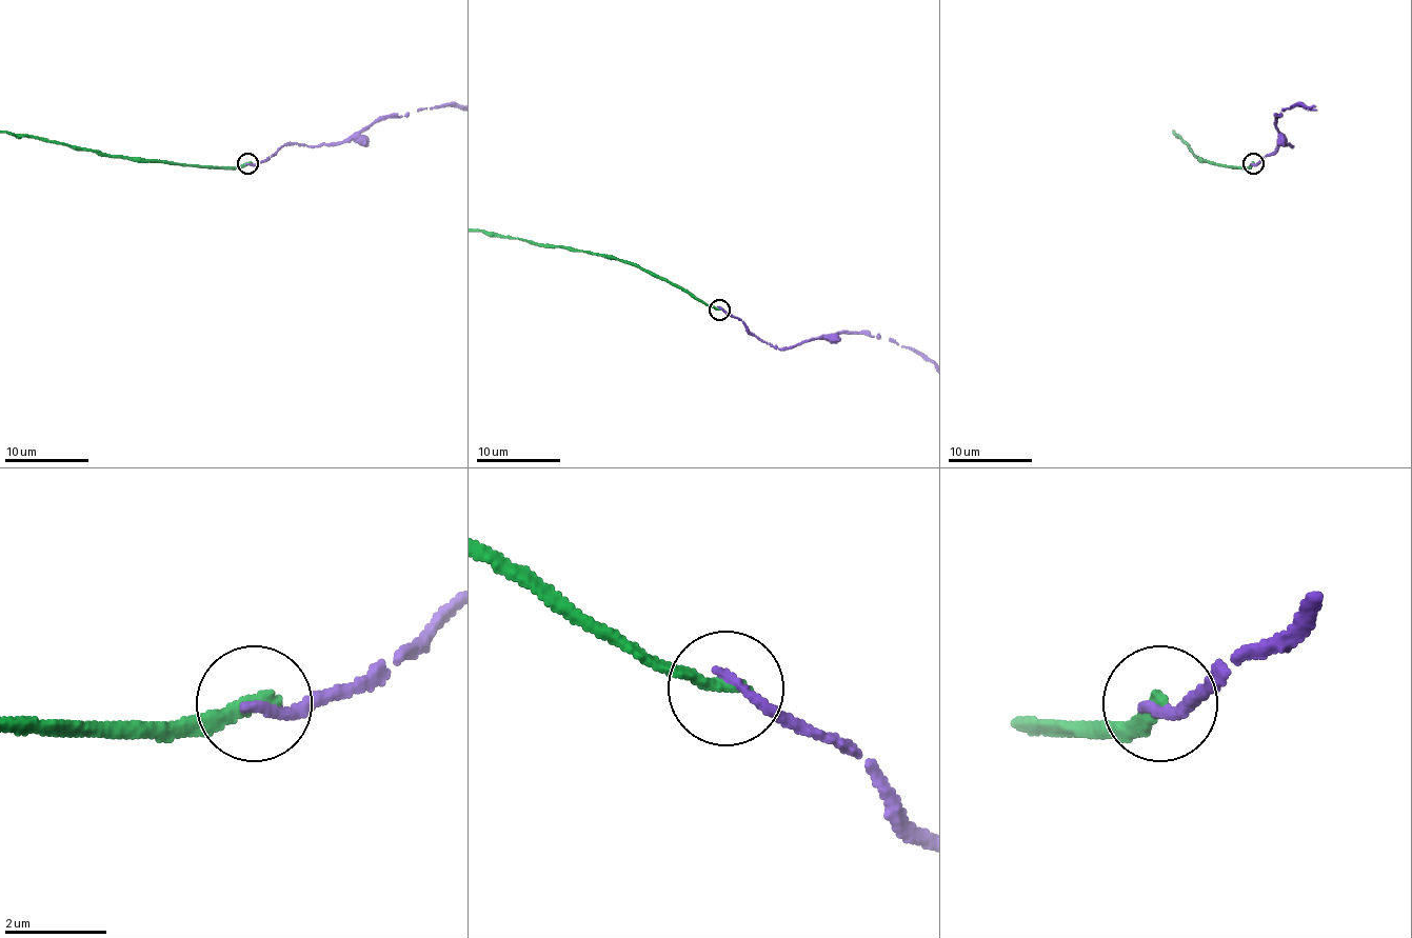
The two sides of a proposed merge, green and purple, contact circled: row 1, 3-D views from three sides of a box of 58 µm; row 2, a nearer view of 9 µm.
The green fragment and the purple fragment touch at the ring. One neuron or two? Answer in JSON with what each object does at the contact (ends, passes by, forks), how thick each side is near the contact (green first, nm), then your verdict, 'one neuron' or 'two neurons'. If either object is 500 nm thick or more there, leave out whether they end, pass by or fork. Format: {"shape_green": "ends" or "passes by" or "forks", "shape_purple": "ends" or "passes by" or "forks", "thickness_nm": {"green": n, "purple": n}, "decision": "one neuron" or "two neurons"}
{"shape_green": "ends", "shape_purple": "ends", "thickness_nm": {"green": 280, "purple": 200}, "decision": "two neurons"}

